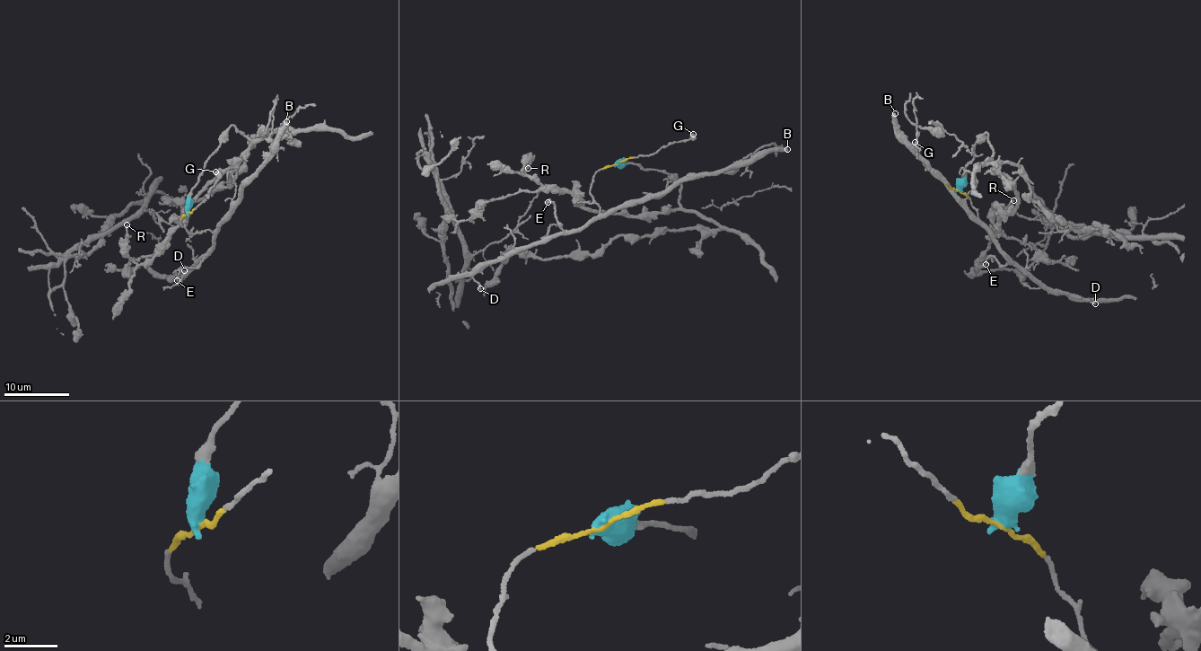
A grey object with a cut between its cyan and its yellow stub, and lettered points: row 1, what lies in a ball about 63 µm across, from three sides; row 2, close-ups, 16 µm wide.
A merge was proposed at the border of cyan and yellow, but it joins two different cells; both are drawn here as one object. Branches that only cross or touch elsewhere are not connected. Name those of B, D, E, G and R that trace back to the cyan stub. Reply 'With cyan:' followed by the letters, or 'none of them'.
With cyan: R

